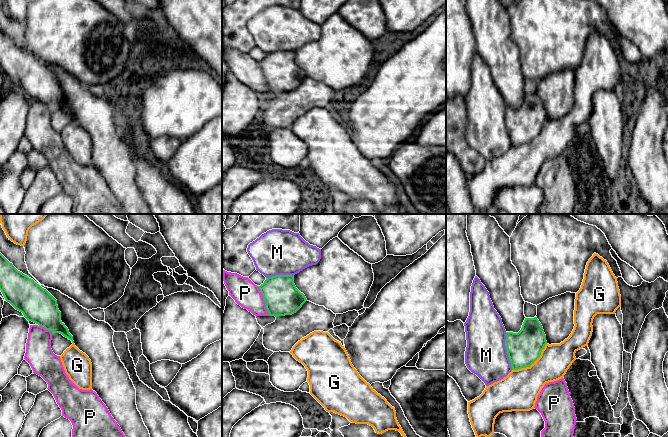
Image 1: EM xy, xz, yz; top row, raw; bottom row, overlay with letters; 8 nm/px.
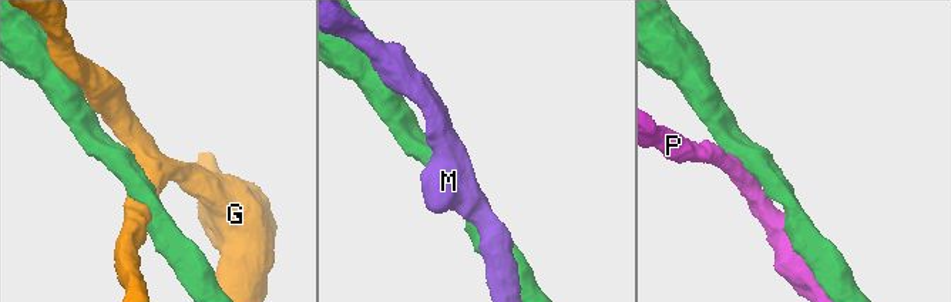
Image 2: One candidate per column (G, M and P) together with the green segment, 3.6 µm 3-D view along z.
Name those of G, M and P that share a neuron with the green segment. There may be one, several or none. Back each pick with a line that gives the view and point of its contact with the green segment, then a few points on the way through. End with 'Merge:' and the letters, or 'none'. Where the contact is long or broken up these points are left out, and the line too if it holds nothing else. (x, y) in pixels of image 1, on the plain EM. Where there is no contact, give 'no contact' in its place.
Merge: none

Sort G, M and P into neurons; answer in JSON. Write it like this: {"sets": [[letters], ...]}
{"sets": [["G"], ["M"], ["P"]]}

